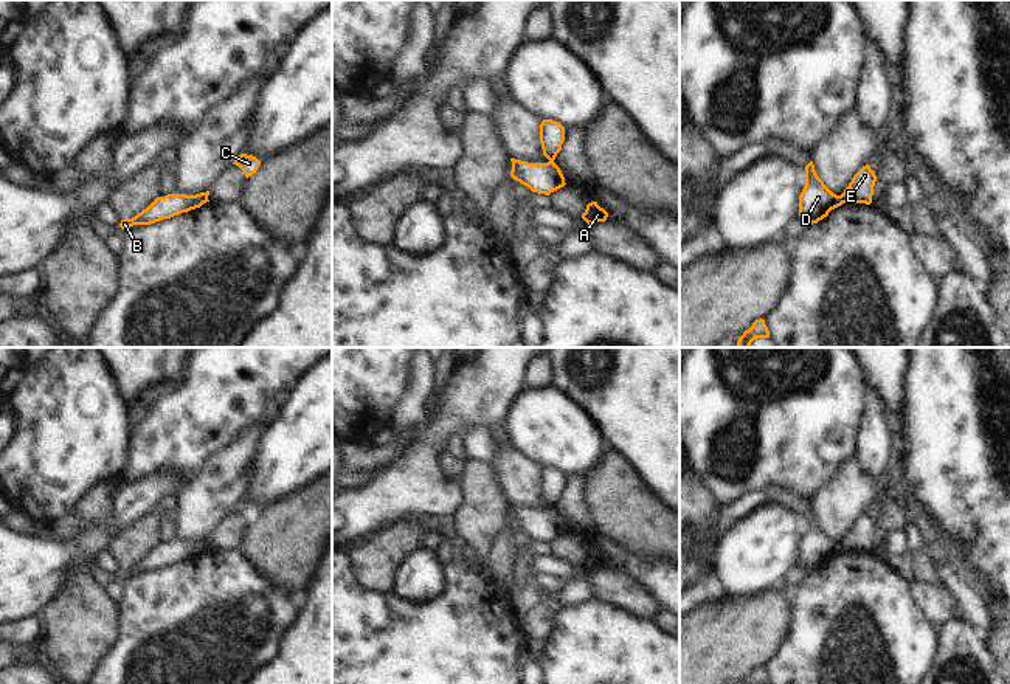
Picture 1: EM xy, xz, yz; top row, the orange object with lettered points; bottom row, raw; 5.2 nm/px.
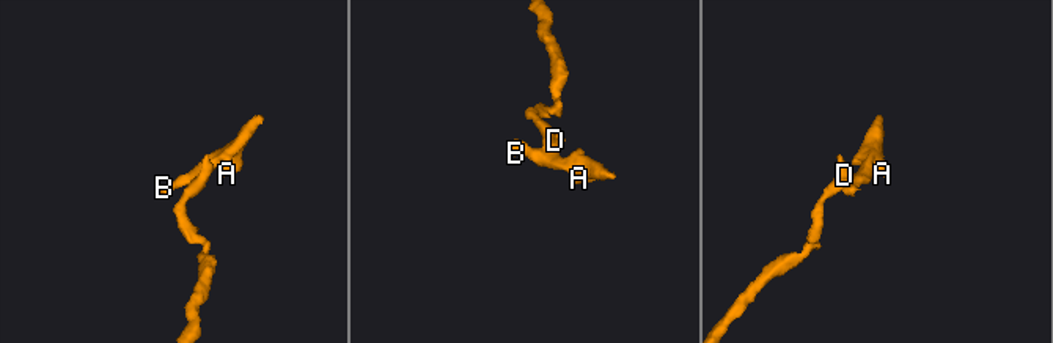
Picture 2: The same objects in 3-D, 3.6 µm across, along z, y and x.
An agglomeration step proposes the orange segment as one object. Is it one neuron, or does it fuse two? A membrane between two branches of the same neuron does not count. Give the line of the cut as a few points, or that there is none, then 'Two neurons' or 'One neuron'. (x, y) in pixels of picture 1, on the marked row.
Split along yz (841, 194), (846, 202). Two neurons

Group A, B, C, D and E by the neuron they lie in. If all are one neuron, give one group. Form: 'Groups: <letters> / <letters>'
Groups: A B C E / D

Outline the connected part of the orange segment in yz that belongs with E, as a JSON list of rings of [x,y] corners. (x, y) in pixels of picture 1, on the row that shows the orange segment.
[[[869,164],[863,166],[852,178],[849,186],[841,194],[846,203],[872,203],[873,186],[877,181],[875,172]]]

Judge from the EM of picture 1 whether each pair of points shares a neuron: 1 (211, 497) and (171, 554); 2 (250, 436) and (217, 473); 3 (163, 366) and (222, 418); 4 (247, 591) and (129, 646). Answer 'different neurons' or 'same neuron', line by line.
1: different neurons
2: same neuron
3: different neurons
4: same neuron

